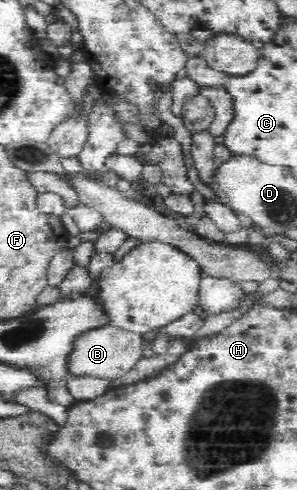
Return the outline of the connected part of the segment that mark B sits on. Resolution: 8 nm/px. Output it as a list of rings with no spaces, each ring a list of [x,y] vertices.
[[[114,325],[93,330],[82,336],[70,360],[70,376],[96,376],[110,382],[122,378],[143,358],[142,337],[138,333],[124,330]]]

